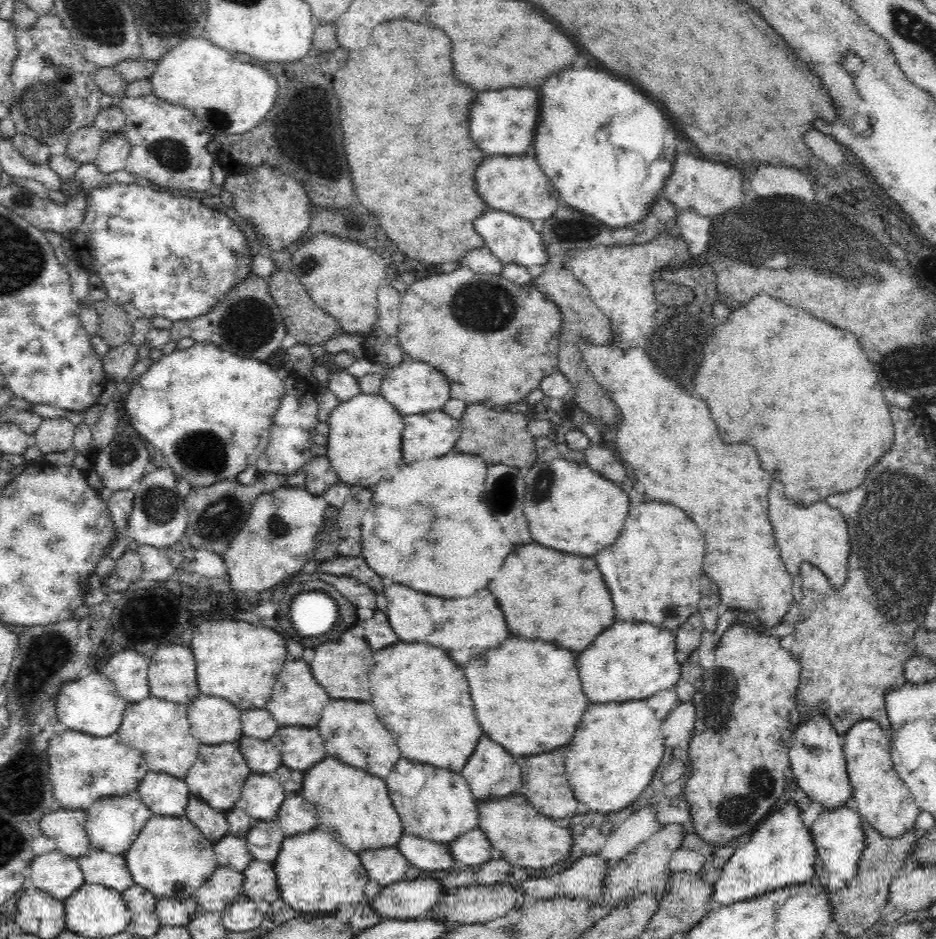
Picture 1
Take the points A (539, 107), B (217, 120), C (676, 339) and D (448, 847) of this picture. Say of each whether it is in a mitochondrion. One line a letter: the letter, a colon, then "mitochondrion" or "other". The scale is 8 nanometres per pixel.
A: other
B: mitochondrion
C: mitochondrion
D: other

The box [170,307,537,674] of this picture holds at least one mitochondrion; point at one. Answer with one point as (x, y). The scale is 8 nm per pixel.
(199, 453)

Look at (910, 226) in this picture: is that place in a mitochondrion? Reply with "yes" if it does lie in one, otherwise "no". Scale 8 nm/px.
no

